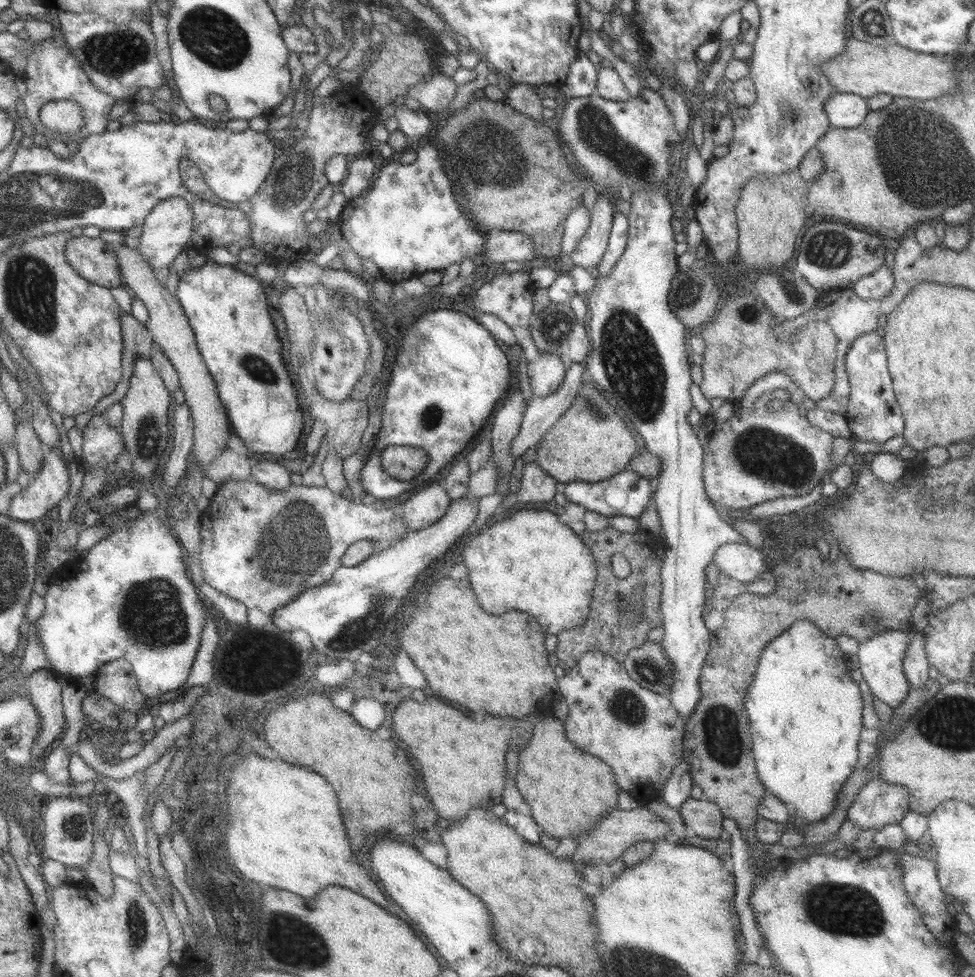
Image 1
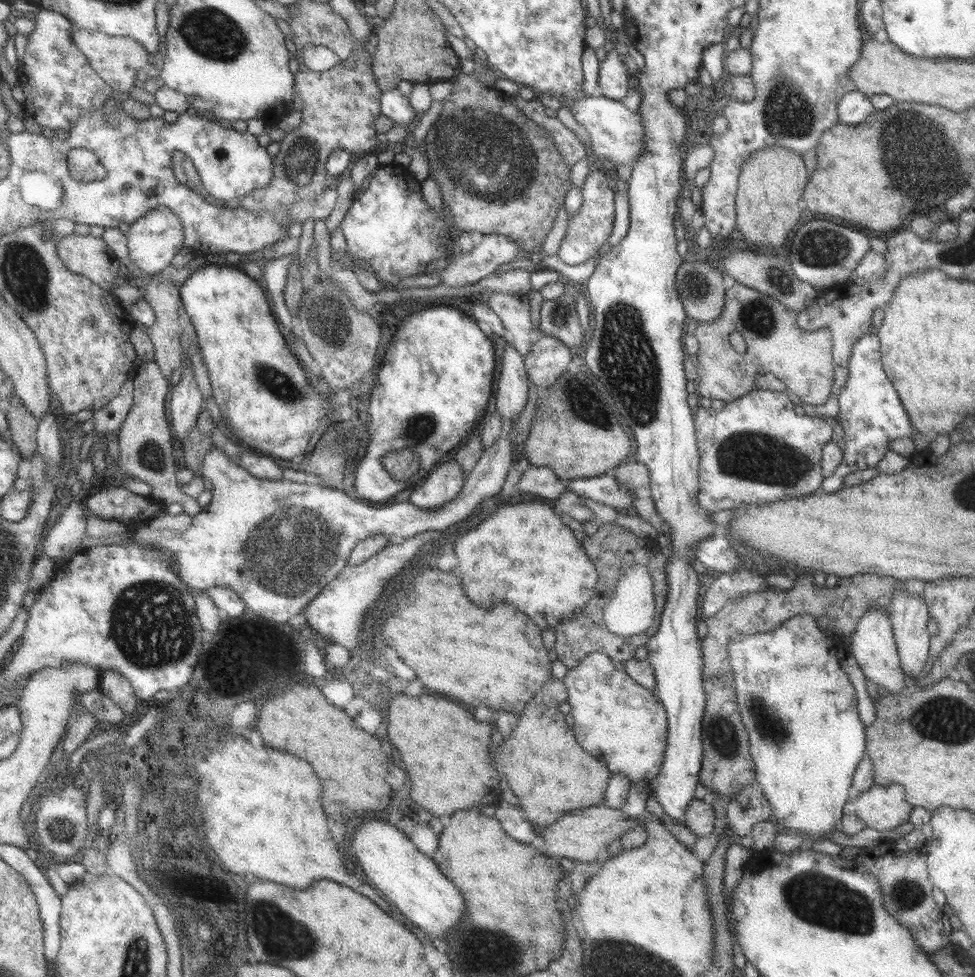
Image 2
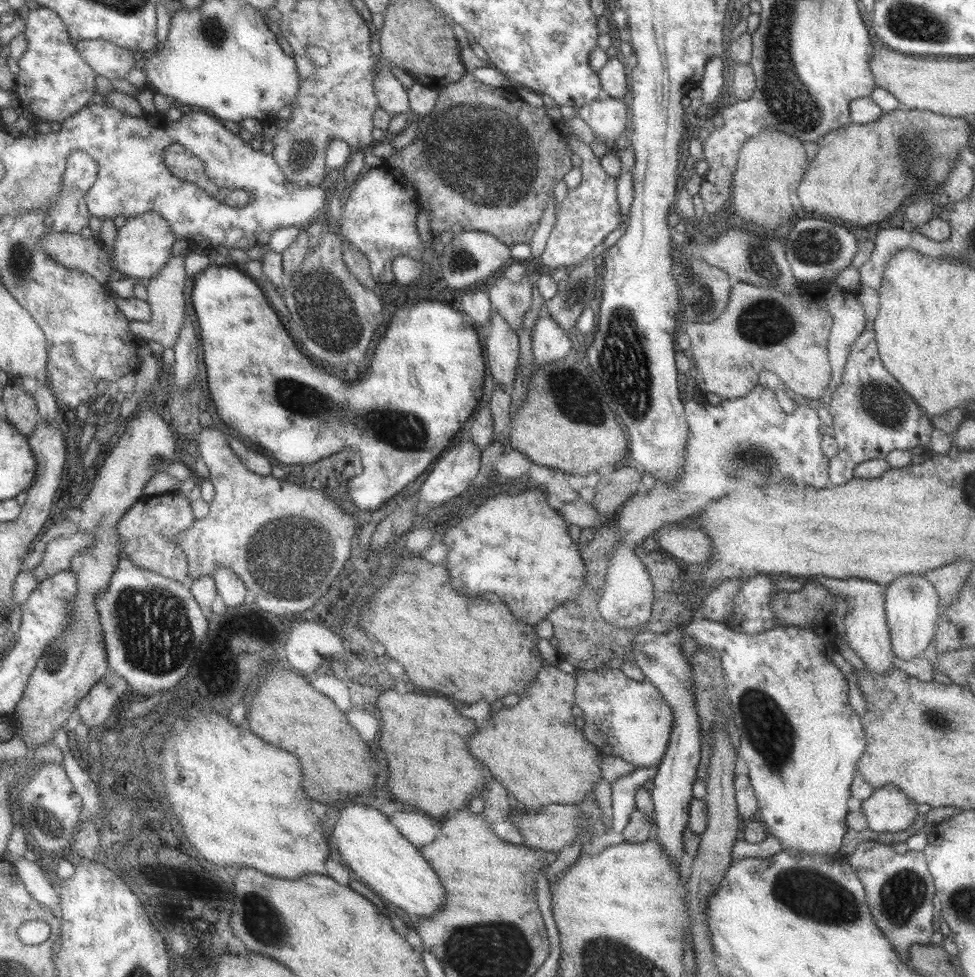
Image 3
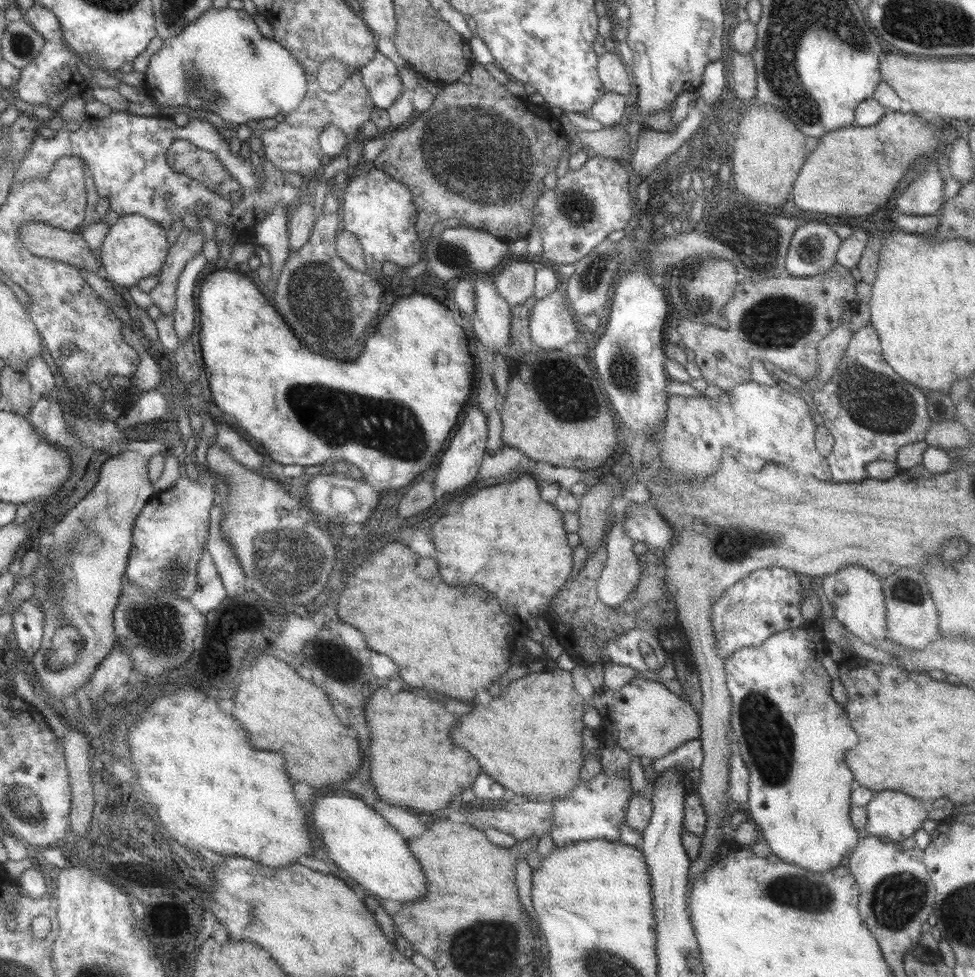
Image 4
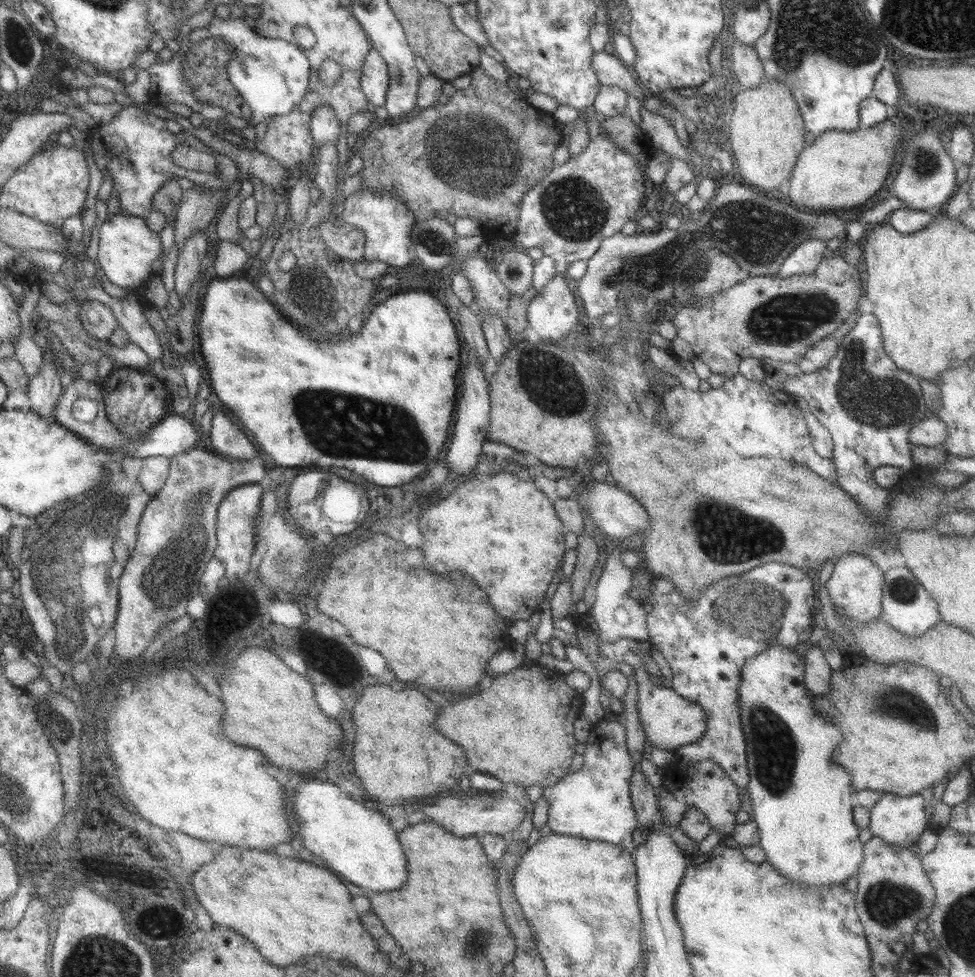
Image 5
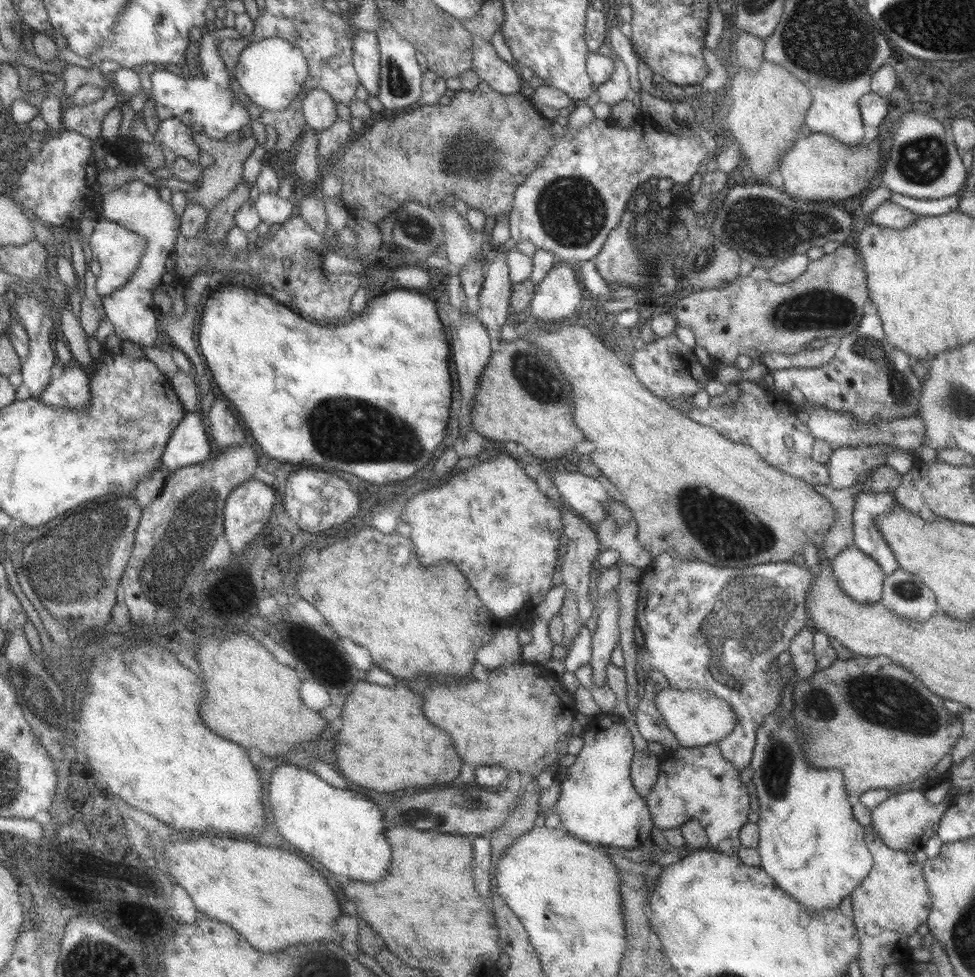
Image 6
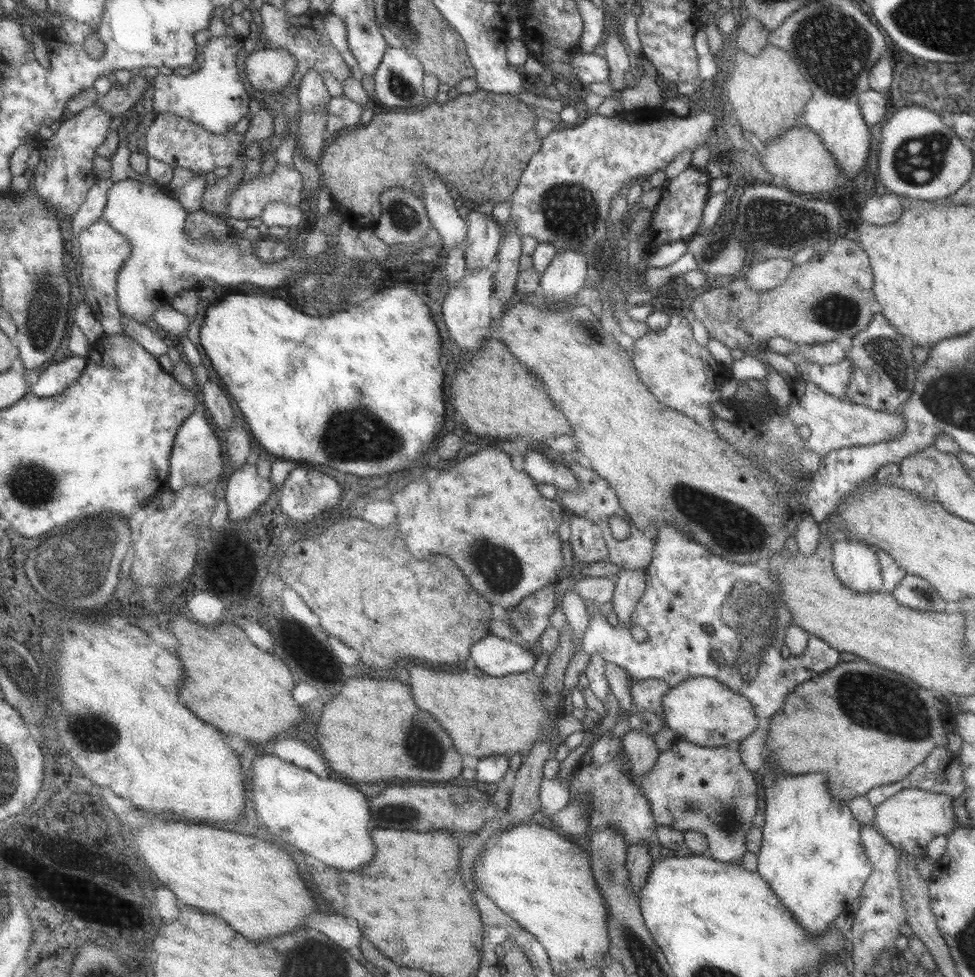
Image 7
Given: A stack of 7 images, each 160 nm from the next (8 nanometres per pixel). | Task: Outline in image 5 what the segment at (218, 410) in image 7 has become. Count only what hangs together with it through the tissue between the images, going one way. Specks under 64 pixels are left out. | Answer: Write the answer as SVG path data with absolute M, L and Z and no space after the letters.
M219 412L211 426L209 448L213 451L237 460L251 460L259 456L257 446L245 434L241 424L235 424L235 420L225 412Z

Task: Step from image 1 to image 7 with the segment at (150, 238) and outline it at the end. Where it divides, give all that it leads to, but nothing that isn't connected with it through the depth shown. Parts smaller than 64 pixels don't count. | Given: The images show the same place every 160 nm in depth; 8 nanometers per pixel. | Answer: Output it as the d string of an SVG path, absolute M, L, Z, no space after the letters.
M101 218L81 233L79 244L81 245L81 258L85 265L83 269L79 270L89 304L95 311L99 322L102 322L107 335L125 334L122 310L119 308L118 278L121 269L132 257L133 247L129 238L115 230L108 220Z

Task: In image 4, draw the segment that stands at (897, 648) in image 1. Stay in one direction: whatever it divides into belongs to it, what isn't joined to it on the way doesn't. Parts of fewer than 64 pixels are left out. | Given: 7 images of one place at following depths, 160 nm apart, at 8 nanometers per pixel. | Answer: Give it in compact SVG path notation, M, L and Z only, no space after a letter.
M845 566L837 573L819 579L818 582L822 584L823 593L831 604L834 618L846 632L869 646L883 646L888 641L882 582L877 576L861 566Z

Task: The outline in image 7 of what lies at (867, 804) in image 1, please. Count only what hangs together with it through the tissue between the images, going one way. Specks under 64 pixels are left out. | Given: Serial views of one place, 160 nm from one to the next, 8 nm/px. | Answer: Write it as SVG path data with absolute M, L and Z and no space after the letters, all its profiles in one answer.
M905 787L874 808L873 827L889 845L911 855L924 855L927 844L937 835L948 835L954 825L952 798L946 794Z

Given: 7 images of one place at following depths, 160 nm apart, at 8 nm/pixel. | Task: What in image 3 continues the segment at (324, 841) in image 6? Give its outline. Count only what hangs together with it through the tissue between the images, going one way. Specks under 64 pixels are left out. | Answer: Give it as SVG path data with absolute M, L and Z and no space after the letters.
M359 804L343 808L333 826L333 840L339 848L343 865L383 900L395 904L407 914L413 910L419 918L429 918L443 906L445 890L435 872L419 850L411 846L379 810Z

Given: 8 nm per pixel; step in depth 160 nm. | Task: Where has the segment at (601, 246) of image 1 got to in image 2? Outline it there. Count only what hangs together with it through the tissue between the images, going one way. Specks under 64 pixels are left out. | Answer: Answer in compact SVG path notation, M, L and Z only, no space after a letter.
M590 164L588 175L585 177L581 188L582 203L579 212L569 216L567 220L567 230L565 236L561 239L557 256L565 264L581 264L589 260L601 244L608 241L612 232L614 220L614 193L608 186L608 180L603 173L602 167Z

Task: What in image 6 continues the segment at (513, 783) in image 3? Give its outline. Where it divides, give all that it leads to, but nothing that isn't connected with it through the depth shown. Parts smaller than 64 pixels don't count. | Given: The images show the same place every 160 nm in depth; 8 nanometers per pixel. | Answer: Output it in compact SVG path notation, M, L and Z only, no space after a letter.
M513 661L490 671L488 680L469 680L465 686L431 686L425 694L423 714L433 724L449 734L459 758L473 766L500 766L508 772L519 772L524 779L537 776L547 766L558 766L567 754L567 742L572 736L575 716L573 697L561 685L559 677L539 664Z

